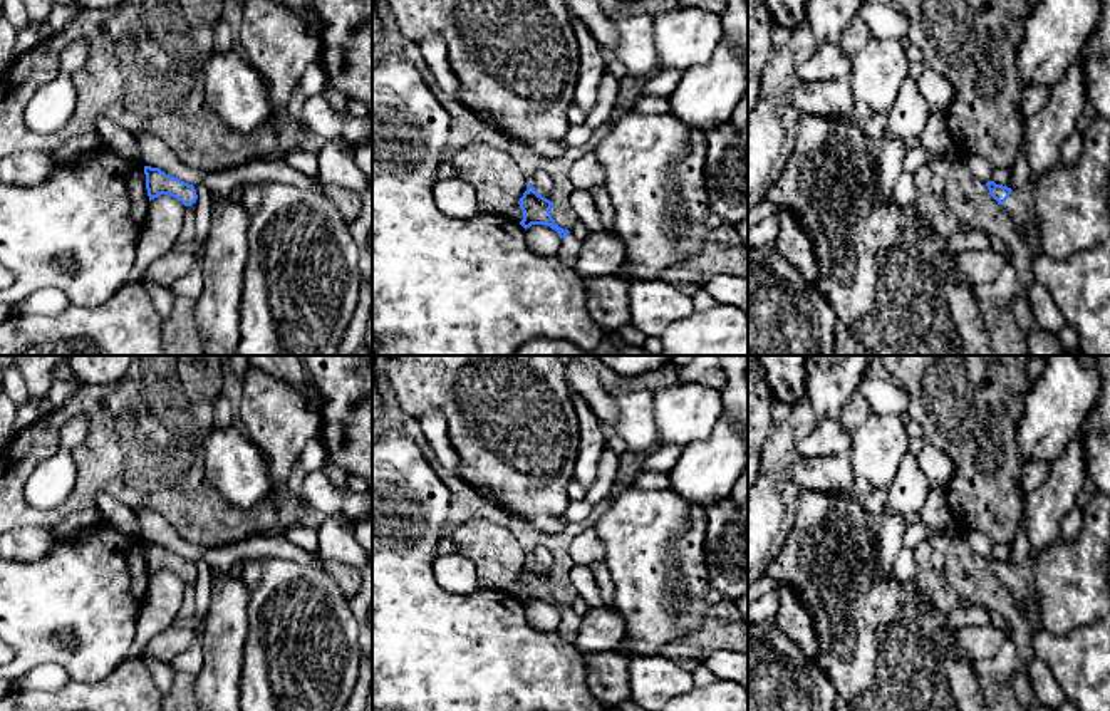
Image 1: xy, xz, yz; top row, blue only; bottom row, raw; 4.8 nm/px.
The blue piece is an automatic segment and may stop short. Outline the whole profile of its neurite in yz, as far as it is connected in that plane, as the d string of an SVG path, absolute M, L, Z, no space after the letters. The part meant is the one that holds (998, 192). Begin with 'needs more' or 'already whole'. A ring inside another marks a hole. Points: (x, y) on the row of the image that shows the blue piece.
needs more | M986 183L989 195L1009 215L1016 235L1026 241L1036 225L1036 213L1030 200L1030 188L1008 188L1006 184Z

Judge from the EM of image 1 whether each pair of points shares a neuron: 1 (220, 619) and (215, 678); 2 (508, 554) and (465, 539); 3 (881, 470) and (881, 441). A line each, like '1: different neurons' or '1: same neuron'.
1: same neuron
2: same neuron
3: same neuron

